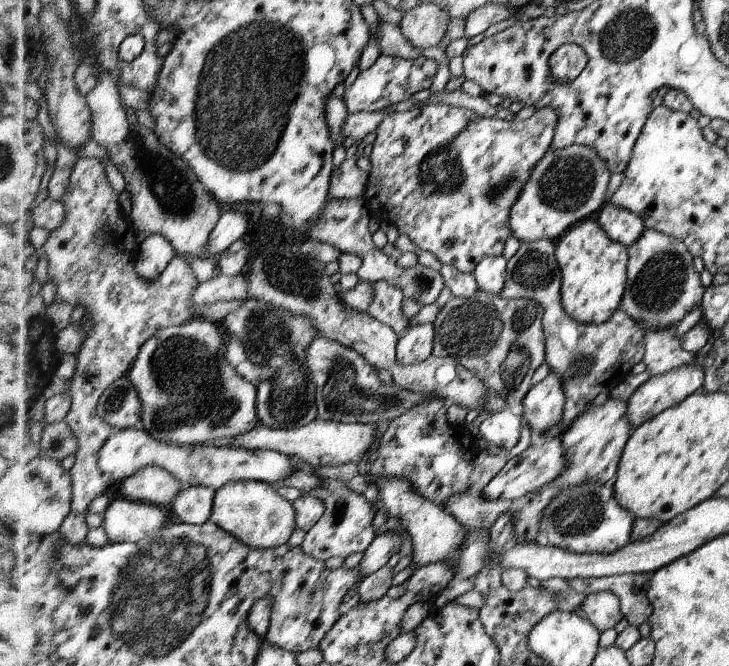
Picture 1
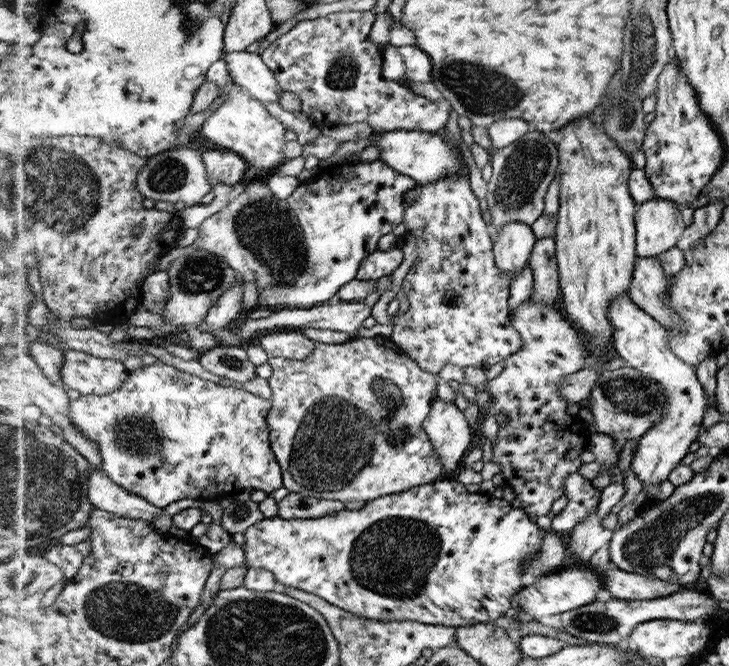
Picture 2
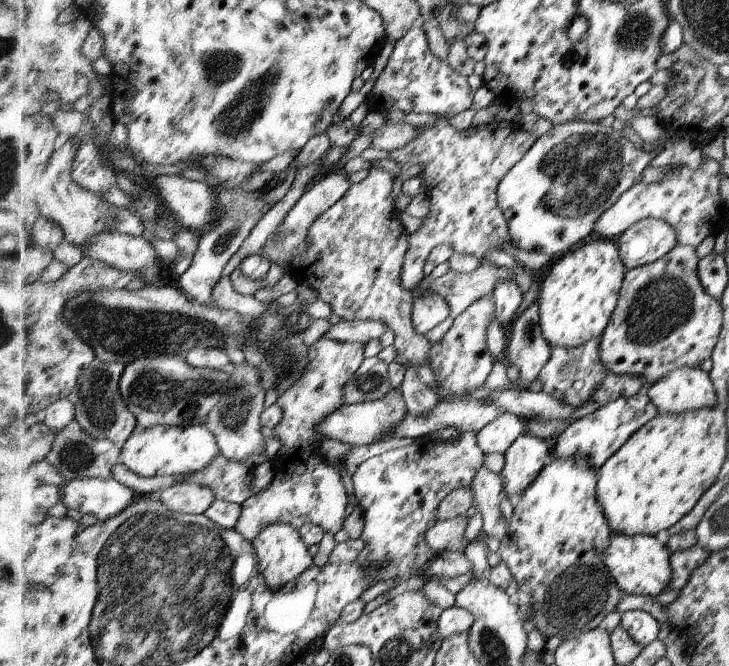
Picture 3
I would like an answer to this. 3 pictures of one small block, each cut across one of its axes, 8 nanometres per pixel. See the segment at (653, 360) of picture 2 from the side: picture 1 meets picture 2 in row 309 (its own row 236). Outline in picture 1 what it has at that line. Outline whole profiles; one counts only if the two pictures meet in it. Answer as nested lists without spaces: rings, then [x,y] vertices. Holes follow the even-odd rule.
[[[611,202],[600,210],[596,220],[611,240],[619,241],[627,247],[636,243],[646,229],[646,222],[642,217]]]

